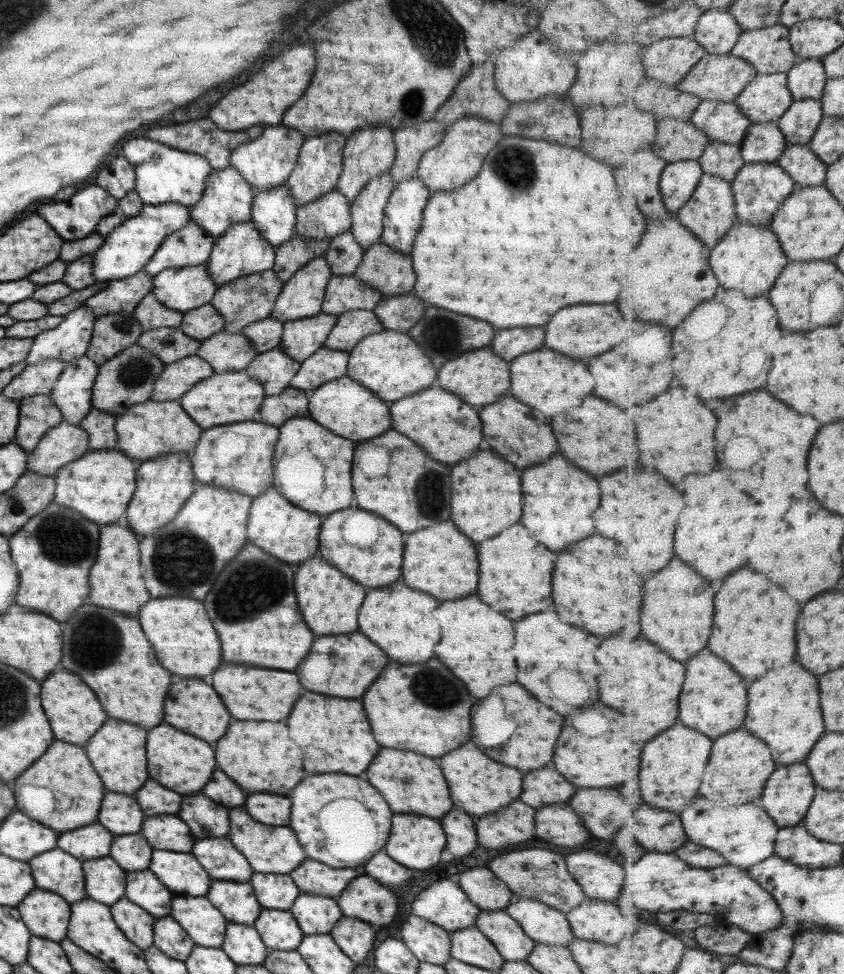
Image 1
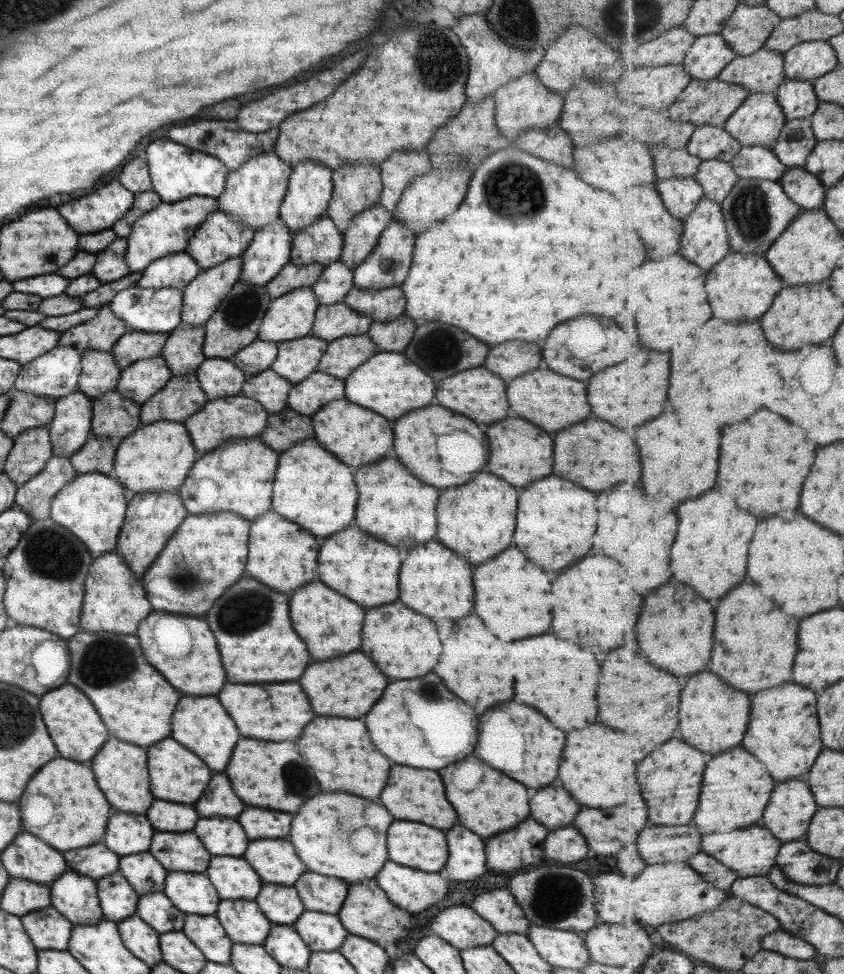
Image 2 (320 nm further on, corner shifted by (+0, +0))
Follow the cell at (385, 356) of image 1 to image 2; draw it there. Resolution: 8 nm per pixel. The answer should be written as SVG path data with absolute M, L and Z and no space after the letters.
M377 351L371 358L351 371L343 380L343 385L344 398L347 401L371 410L387 420L397 420L399 416L415 408L423 408L431 404L433 392L435 392L433 380L399 352Z

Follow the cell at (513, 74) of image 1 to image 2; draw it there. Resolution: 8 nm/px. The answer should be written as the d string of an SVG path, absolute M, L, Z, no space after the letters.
M528 72L515 80L503 84L491 94L494 102L494 123L497 130L509 142L513 142L524 132L534 126L556 124L560 117L562 95L547 90L538 80L534 72Z

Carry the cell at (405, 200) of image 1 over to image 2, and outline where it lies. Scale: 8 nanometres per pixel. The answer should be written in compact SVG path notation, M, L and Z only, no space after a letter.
M392 218L379 235L375 248L352 270L352 285L371 290L400 286L410 272L414 238L414 234L404 224Z

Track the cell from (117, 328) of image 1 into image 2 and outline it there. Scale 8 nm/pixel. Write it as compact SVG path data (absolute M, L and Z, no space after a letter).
M86 350L80 354L81 373L77 391L89 400L113 391L119 379L119 368L115 365L110 352Z

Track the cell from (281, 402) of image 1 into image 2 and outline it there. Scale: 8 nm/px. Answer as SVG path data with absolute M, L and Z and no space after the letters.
M285 408L277 414L268 415L265 429L257 438L280 454L296 442L313 437L311 418Z

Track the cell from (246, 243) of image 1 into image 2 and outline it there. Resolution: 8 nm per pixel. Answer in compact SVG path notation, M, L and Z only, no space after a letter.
M240 256L224 260L217 266L201 269L181 291L180 324L191 328L205 324L237 282L240 270Z

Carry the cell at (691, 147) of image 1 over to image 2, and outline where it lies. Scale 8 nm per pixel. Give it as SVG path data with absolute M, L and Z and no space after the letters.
M659 146L652 148L656 168L657 181L667 180L675 176L694 178L699 172L702 158L690 153L686 148L669 148Z

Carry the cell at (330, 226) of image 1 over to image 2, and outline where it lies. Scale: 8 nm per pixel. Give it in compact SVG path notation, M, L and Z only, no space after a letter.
M327 216L291 235L290 263L295 266L320 264L326 267L338 260L342 235Z

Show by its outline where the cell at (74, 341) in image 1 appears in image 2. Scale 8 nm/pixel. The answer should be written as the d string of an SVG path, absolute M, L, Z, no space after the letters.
M56 346L20 366L14 389L57 400L77 391L80 373L80 355L68 346Z

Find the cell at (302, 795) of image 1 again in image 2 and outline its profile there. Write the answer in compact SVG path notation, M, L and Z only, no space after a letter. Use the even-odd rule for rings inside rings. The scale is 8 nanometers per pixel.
M319 794L311 798L309 802L305 802L303 808L299 808L299 812L291 820L293 822L291 822L289 842L295 848L297 859L308 872L337 878L349 886L349 884L373 879L387 860L385 830L393 818L379 804L373 804L373 802L367 802L363 798L355 798L349 794ZM342 822L348 822L354 828L359 828L359 826L371 828L377 836L377 846L369 854L358 857L353 848L346 846L341 838L338 839L338 824Z

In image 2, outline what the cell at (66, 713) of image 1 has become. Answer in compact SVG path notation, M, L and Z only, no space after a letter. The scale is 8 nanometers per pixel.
M63 684L39 697L39 714L61 758L85 762L91 760L107 742L107 730L101 724L91 702L71 684Z

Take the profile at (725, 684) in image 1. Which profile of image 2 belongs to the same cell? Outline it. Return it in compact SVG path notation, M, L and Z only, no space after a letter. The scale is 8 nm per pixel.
M703 672L693 676L685 690L681 702L681 730L687 744L703 750L705 754L719 754L735 748L743 742L751 720L751 700L745 692L727 686L719 676Z

